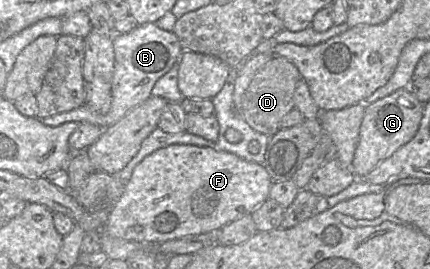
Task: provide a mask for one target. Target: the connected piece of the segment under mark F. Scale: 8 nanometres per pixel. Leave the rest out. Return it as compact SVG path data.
M173 144L152 152L135 166L101 231L114 238L152 243L216 233L230 222L251 216L269 198L271 185L269 174L262 164L214 147Z

